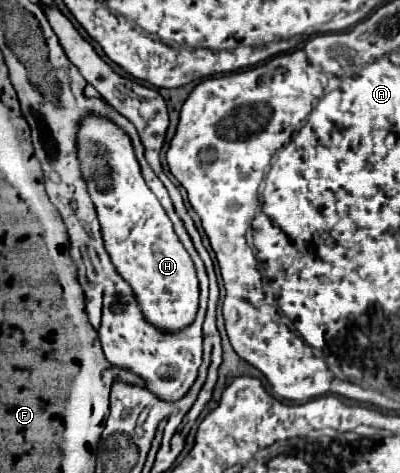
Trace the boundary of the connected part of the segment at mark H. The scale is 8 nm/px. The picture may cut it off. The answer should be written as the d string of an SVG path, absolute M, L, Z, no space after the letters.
M87 113L79 121L77 159L81 165L81 177L87 185L89 197L97 211L105 249L111 255L111 261L113 261L117 273L131 285L131 289L135 293L135 301L137 301L143 317L149 319L153 327L157 327L165 333L179 333L181 329L185 329L185 325L191 325L197 317L197 305L199 305L197 271L195 271L195 265L193 265L189 253L177 239L165 209L161 209L161 203L157 201L157 197L153 197L153 191L145 185L145 181L141 177L141 167L133 153L133 143L129 141L129 135L113 121L107 121L107 117Z

